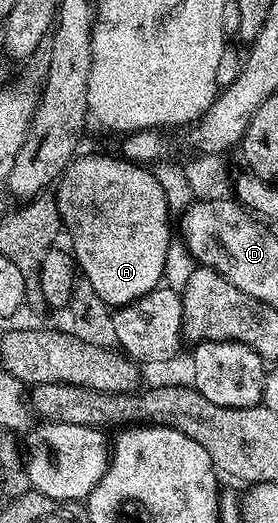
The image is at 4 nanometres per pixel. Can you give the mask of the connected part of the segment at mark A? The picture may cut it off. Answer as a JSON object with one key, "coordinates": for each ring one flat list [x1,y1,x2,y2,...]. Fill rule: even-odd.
{"coordinates":[[78,154,70,160,55,184,57,209,64,231,67,236,69,232,69,240,73,243,73,259,77,261,84,280,91,282,91,290,95,290,99,298,103,298,103,302,110,306,129,304,140,296,146,296,162,283,171,243,171,209,163,186,156,180,155,172,144,163,117,158]]}

